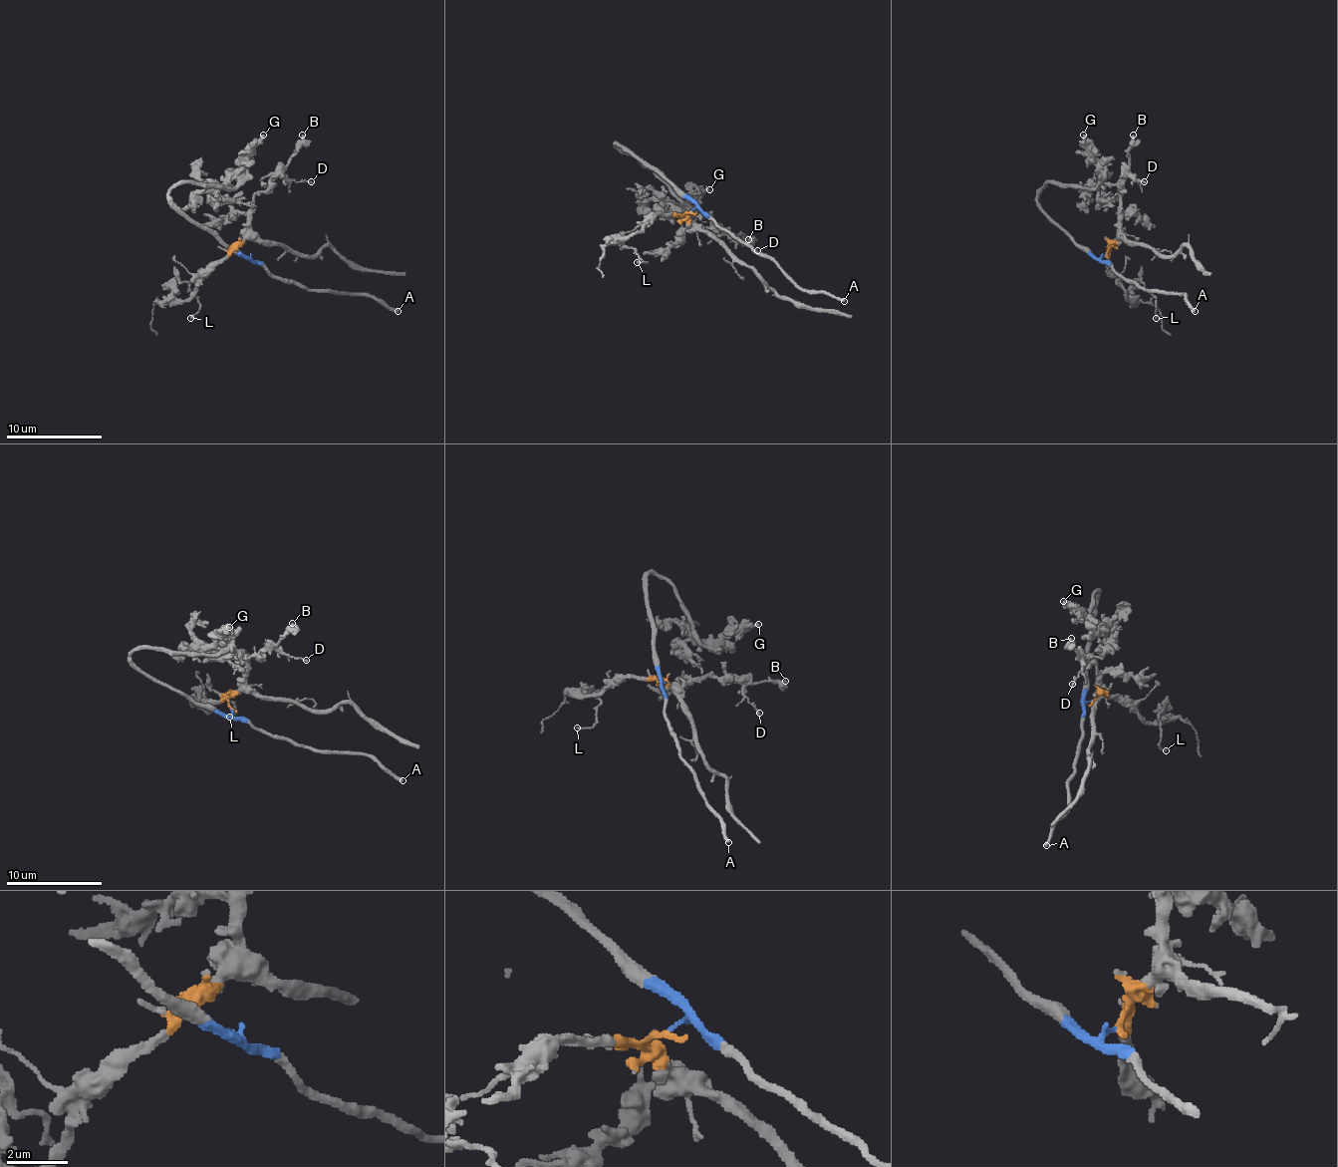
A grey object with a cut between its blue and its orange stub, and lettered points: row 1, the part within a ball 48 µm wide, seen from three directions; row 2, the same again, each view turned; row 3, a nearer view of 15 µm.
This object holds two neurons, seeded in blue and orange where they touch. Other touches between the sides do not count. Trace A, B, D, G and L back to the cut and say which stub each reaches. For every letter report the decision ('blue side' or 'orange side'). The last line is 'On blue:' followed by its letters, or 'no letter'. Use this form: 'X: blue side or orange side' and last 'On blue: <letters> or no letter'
A: blue side
B: orange side
D: orange side
G: blue side
L: orange side
On blue: A, G

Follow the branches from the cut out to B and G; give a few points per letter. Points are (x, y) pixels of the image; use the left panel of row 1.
B: (245, 256), (238, 244), (245, 237), (252, 198), (288, 162), (302, 135)
G: (245, 256), (250, 256), (230, 251), (168, 194), (189, 182), (233, 186), (238, 160), (264, 135)

